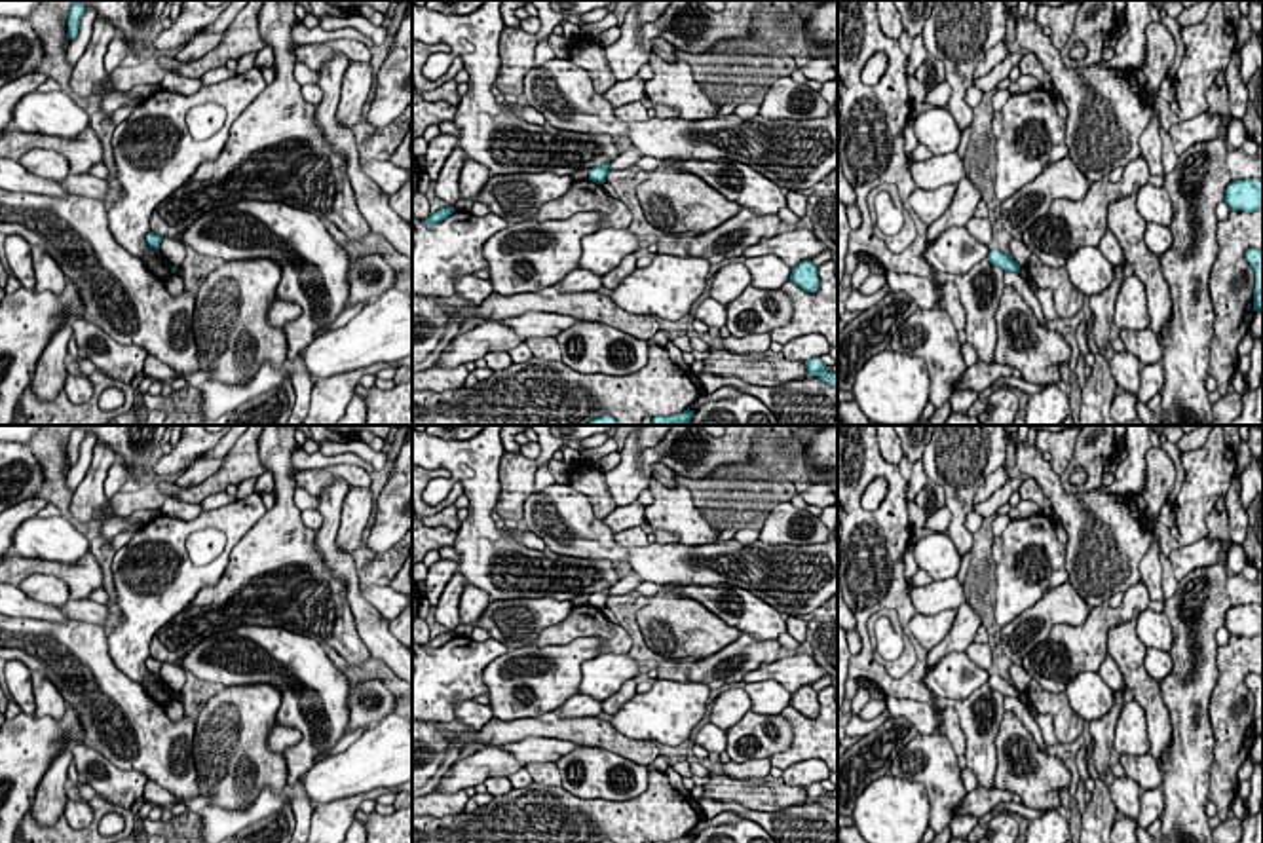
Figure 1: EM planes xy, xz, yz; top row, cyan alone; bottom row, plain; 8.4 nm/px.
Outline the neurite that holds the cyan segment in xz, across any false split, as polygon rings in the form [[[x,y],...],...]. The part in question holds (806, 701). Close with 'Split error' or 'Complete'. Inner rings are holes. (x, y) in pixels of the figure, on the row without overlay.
[[[803,685],[796,693],[792,693],[790,706],[805,718],[817,718],[819,695],[811,685]]]. Complete

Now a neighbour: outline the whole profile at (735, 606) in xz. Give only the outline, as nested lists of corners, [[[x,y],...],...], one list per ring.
[[[726,583],[689,585],[682,589],[682,594],[754,640],[779,640],[786,632],[784,615],[746,589]]]

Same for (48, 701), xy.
[[[32,670],[32,689],[36,704],[32,716],[36,718],[49,716],[59,721],[66,710],[66,702],[59,693],[59,689],[44,674],[34,670]]]

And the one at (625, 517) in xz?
[[[634,501],[631,505],[623,505],[623,507],[615,507],[604,518],[604,524],[615,534],[623,532],[623,530],[642,526],[646,522],[644,509],[646,509],[646,505],[642,505],[640,501]]]

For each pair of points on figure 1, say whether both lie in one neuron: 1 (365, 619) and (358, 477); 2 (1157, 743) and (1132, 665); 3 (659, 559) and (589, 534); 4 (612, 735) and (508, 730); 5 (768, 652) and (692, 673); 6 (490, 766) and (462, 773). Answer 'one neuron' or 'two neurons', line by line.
1: two neurons
2: one neuron
3: one neuron
4: one neuron
5: one neuron
6: one neuron

